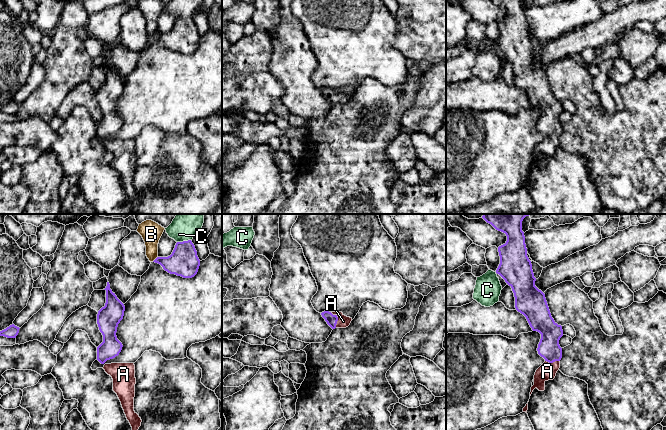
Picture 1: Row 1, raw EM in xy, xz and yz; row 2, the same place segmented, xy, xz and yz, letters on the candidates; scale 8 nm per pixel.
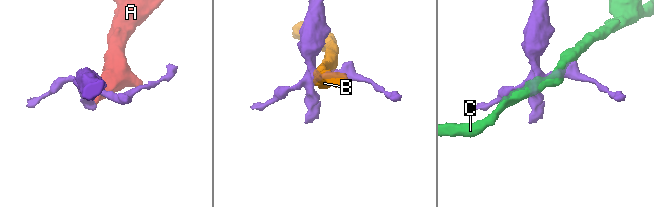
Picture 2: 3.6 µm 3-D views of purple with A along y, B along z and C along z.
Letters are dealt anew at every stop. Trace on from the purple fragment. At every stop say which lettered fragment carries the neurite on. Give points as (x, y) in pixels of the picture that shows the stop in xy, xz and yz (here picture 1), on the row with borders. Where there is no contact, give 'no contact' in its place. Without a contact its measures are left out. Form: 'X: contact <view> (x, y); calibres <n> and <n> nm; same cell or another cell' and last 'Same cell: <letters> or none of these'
A: contact xz (337, 319); calibres 90 and 100 nm; same cell
B: contact xy (155, 259); calibres 240 and 170 nm; another cell
C: contact xy (183, 241); calibres 240 and 220 nm; another cell
Same cell: A

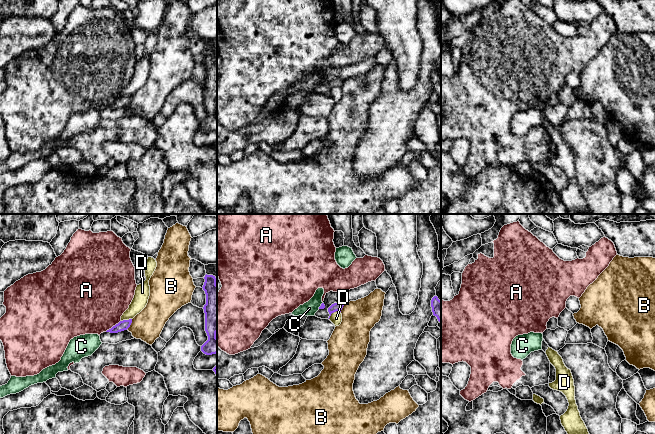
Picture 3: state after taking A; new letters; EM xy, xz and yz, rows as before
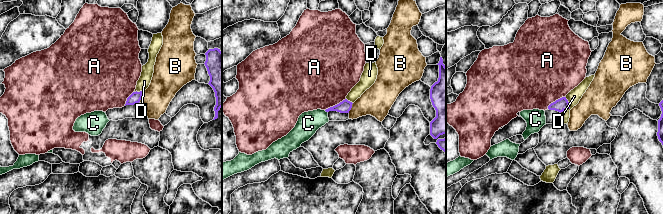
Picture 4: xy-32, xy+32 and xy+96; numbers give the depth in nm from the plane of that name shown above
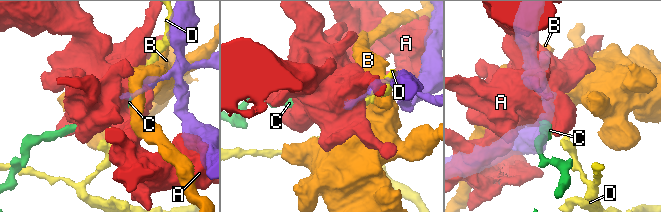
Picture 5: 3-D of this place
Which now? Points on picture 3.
A: contact xy (113, 326); calibres 80 and 500 nm; another cell
B: contact xy (130, 324); calibres 80 and 240 nm; another cell
C: contact xz (321, 305); calibres 40 and 120 nm; another cell
D: contact xz (333, 312); calibres 70 and 100 nm; another cell
Same cell: none of these

